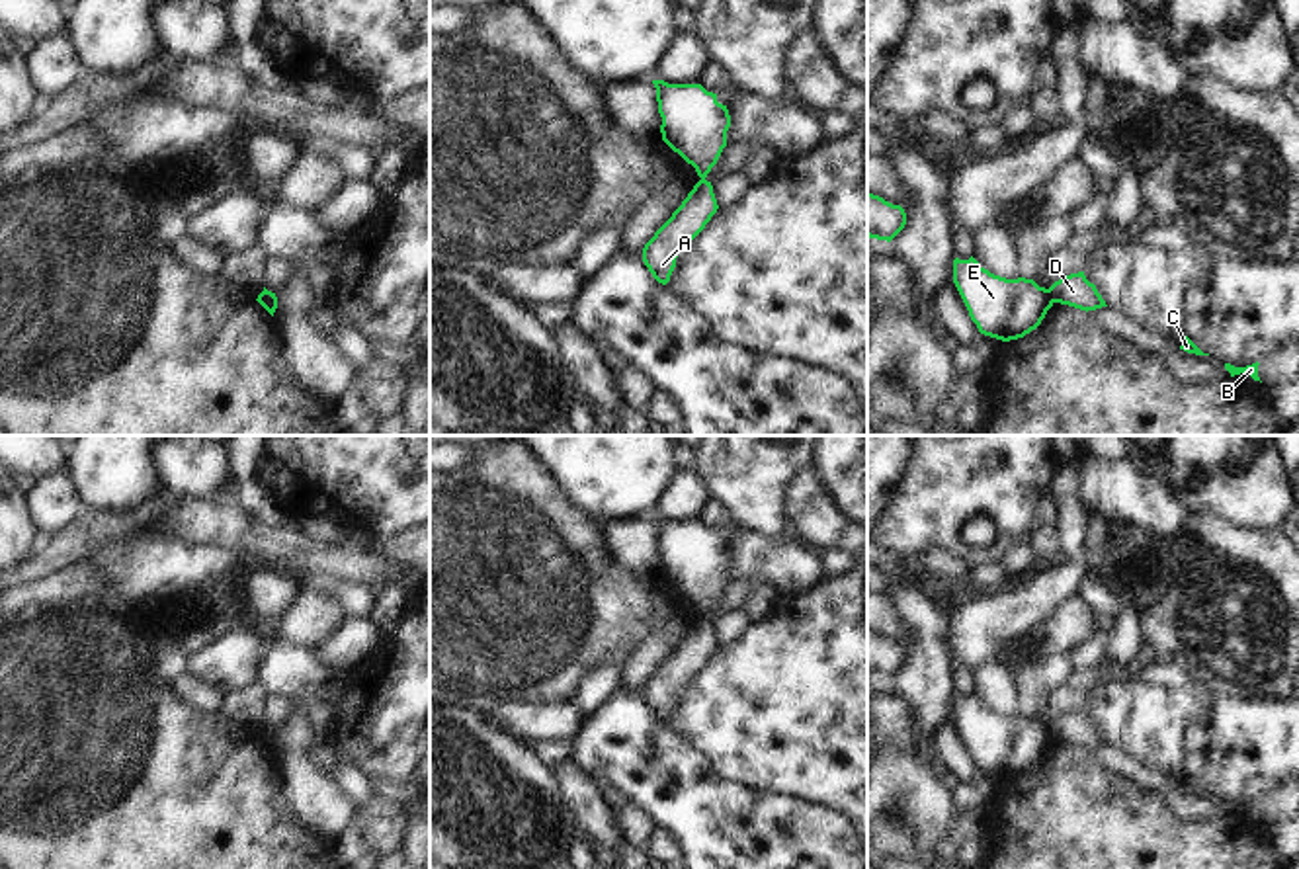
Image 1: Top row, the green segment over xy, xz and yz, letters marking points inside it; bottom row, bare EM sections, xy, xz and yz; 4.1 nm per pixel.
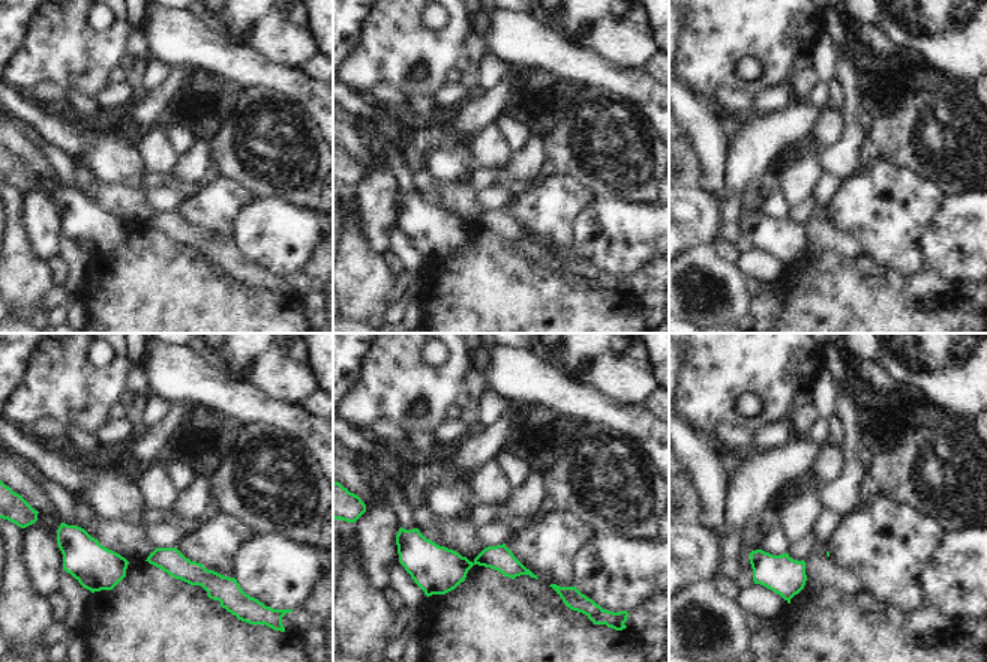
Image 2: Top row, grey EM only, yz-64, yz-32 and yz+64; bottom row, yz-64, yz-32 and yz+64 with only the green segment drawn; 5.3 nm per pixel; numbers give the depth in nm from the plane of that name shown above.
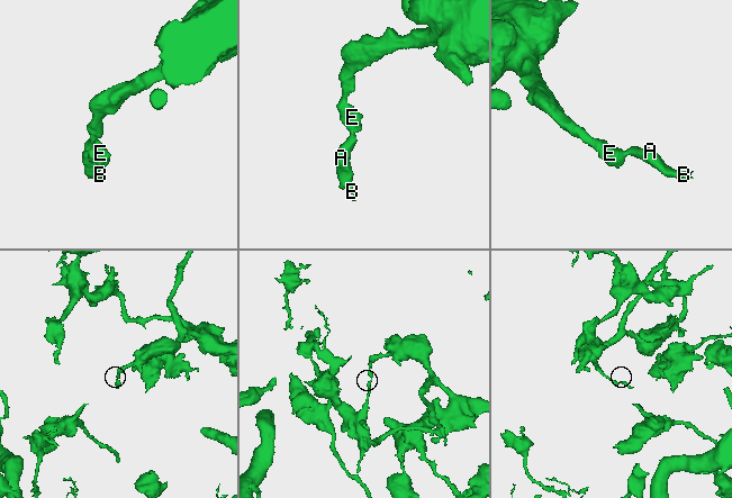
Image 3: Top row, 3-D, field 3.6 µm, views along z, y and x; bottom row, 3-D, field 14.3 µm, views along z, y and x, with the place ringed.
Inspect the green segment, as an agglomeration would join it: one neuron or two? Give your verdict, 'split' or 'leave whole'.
split

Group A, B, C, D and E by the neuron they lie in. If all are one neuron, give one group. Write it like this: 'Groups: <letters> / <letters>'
Groups: A B C D / E.

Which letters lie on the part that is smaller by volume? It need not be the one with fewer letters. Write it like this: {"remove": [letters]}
{"remove": ["A", "B", "C", "D"]}

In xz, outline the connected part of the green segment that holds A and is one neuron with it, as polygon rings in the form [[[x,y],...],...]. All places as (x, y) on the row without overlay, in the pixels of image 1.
[[[701,615],[643,685],[643,699],[658,721],[670,719],[678,691],[705,666],[717,646],[713,623]]]

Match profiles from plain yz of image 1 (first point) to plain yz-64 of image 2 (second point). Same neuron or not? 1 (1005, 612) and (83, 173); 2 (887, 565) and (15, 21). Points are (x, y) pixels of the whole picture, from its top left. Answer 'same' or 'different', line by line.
1: different
2: different

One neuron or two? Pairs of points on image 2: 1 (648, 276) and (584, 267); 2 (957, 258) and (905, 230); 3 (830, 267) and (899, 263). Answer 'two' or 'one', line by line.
1: one
2: two
3: two

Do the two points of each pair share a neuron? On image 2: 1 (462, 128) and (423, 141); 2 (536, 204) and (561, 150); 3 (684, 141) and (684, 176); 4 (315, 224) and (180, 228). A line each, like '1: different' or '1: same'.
1: same
2: different
3: same
4: different

